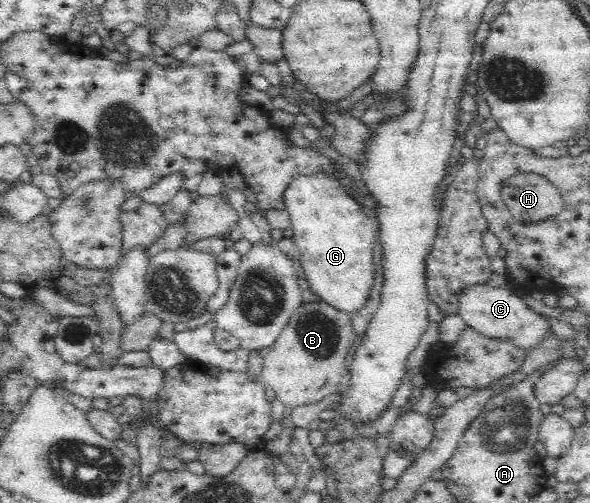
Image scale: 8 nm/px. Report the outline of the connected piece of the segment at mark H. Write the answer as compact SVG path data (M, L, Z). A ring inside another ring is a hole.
M537 173L508 178L501 196L512 217L524 226L558 216L564 209L564 198L558 188Z

